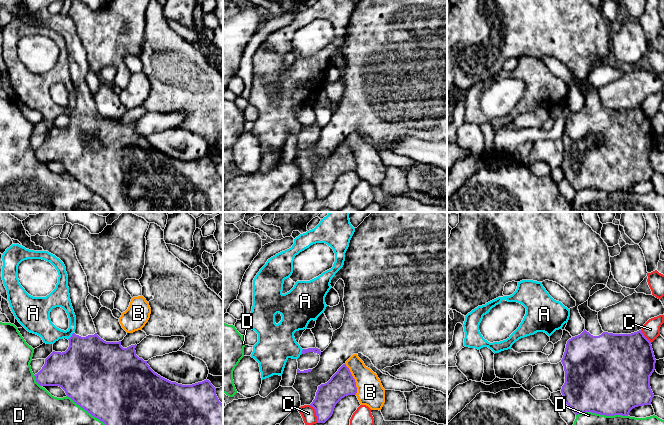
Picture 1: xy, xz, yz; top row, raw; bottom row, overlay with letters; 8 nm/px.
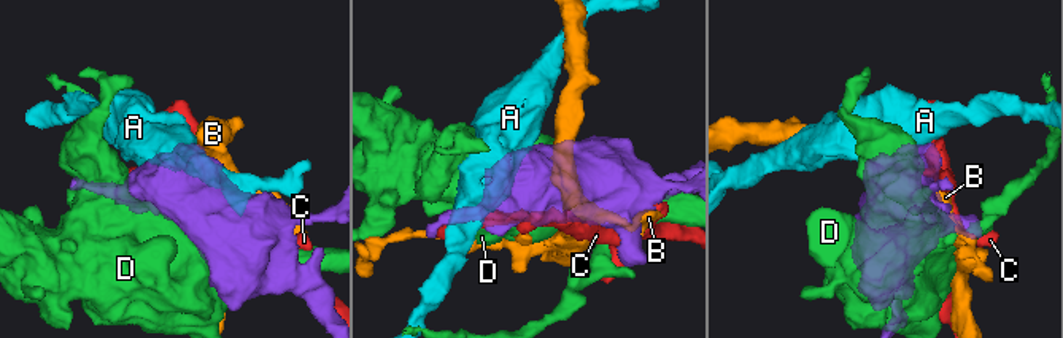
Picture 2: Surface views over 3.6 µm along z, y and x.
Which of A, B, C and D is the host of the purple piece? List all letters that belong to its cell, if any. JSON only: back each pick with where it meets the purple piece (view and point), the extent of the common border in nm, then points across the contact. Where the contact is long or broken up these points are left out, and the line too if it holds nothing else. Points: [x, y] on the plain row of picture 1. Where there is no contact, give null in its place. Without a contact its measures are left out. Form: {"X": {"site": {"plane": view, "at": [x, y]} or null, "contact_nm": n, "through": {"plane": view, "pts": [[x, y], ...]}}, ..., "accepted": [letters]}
{"accepted": []}

